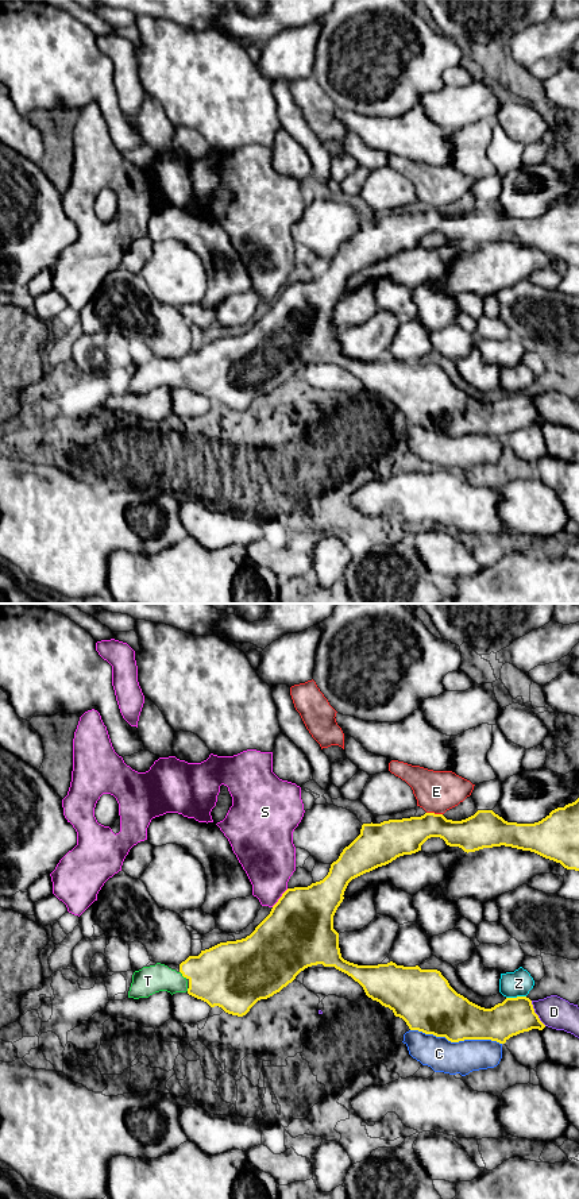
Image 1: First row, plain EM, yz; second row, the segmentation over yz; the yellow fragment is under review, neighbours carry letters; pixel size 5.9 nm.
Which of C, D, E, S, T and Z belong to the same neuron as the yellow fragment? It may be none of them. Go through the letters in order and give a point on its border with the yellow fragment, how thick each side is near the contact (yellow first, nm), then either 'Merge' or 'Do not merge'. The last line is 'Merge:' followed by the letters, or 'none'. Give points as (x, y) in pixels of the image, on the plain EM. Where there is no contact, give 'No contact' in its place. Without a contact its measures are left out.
C: Touches yellow at yz (456, 436). Thickness 320 nm (yellow) against 200 nm. Do not merge
D: Touches yellow at yz (535, 408). Thickness 220 nm (yellow) against 190 nm. Do not merge
E: Touches yellow at yz (433, 208). Thickness 220 nm (yellow) against 260 nm. Do not merge
S: Touches yellow at yz (280, 293). Thickness 420 nm (yellow) against 320 nm. Do not merge
T: Touches yellow at yz (182, 370). Thickness 380 nm (yellow) against 160 nm. Merge
Z: Touches yellow at yz (517, 392). Thickness 220 nm (yellow) against 160 nm. Do not merge
Merge: T

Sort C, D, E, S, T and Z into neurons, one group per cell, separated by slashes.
C D / E / S / T / Z

